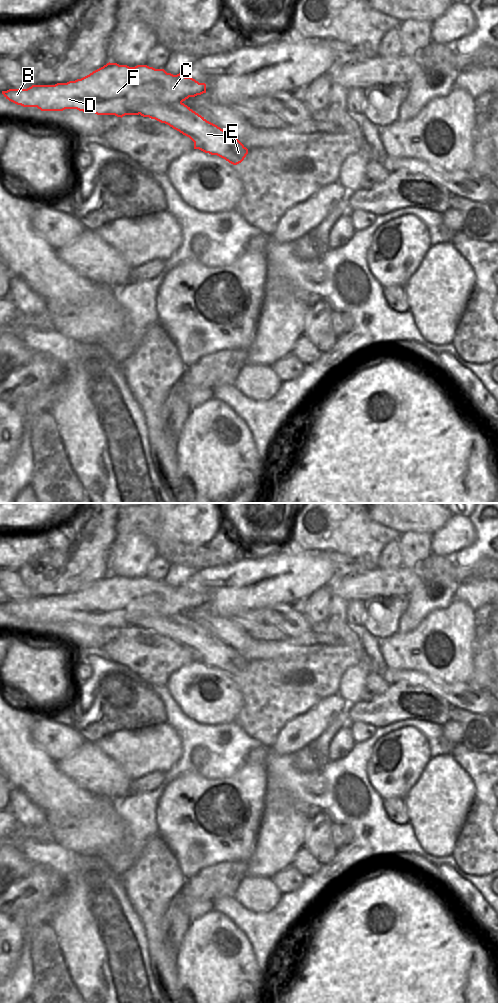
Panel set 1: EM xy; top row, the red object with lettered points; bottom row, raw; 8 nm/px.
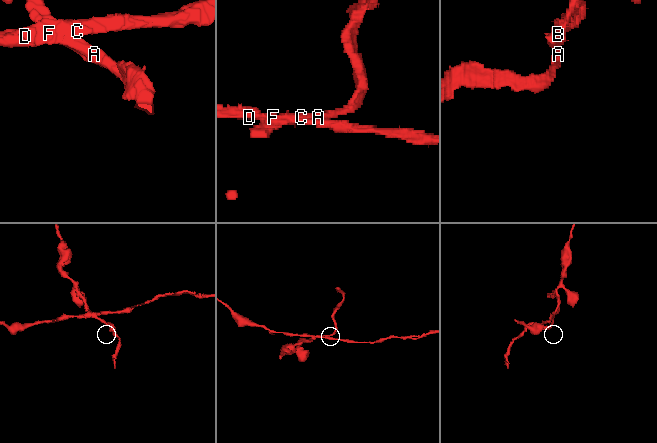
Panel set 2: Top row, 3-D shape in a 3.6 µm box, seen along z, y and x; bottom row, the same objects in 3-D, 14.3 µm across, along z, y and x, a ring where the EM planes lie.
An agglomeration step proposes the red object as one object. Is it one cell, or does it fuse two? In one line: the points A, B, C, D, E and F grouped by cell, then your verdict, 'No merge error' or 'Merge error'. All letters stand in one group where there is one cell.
Groups: A E / B C D F. Merge error

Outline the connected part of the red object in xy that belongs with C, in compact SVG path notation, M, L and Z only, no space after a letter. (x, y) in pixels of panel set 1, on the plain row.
M110 574L75 593L2 603L6 611L23 619L77 621L121 630L139 627L145 619L182 615L203 605L206 596L185 589L184 584L173 587L147 577L129 579Z

